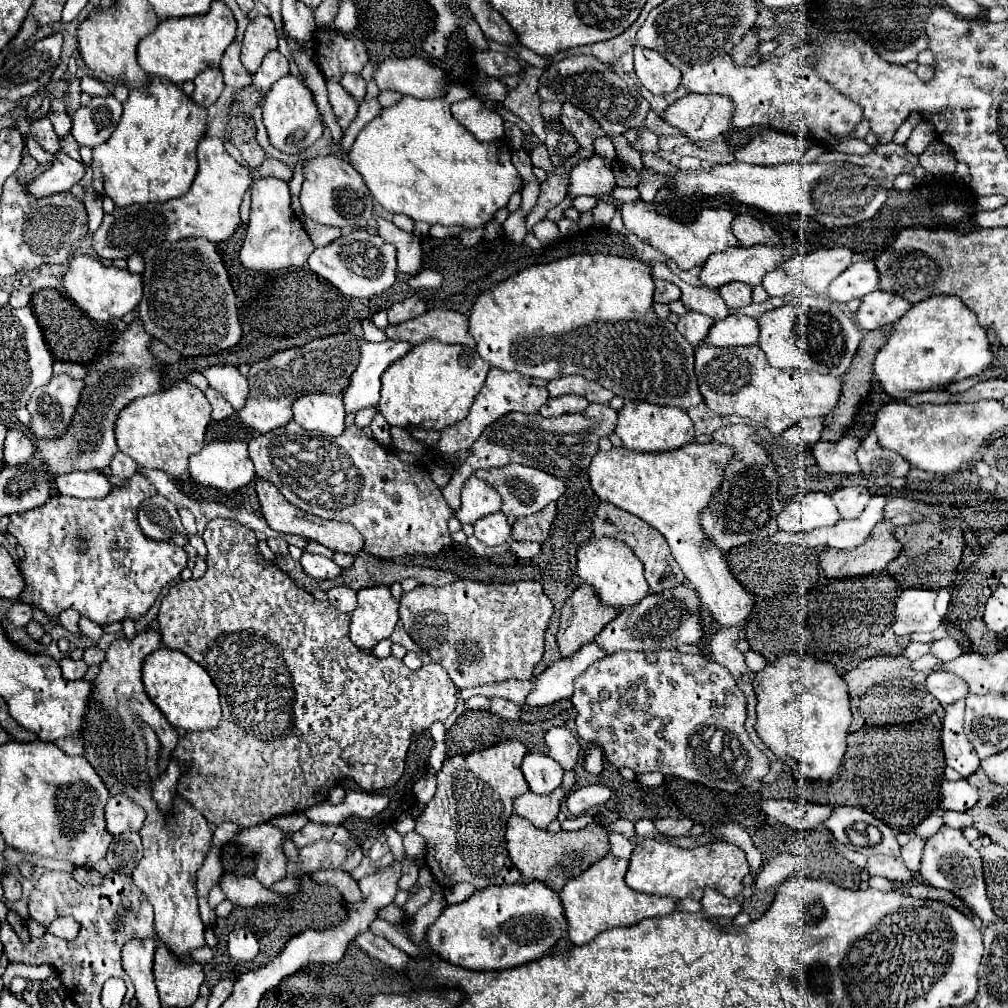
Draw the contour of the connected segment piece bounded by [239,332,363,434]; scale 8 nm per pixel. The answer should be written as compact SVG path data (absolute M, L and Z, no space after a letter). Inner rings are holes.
M339 332L325 338L315 338L303 346L277 352L265 360L259 360L249 370L249 398L245 408L239 410L239 418L245 426L251 426L259 432L271 432L279 426L291 422L291 404L305 394L335 394L349 386L349 376L357 368L357 356L361 348L361 338L353 332Z

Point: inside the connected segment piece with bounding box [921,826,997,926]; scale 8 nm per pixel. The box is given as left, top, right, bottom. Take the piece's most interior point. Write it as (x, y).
(949, 862)

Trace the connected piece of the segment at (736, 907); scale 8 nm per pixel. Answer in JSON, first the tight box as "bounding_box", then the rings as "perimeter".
{"bounding_box":[701,888,741,918],"perimeter":[[[711,888],[705,890],[701,906],[707,918],[733,918],[741,912],[741,904],[735,898],[727,898],[721,892]]]}

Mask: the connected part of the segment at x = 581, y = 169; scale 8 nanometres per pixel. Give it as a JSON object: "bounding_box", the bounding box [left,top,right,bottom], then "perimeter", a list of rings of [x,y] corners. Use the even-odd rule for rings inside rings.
{"bounding_box":[569,156,615,198],"perimeter":[[[601,156],[581,160],[571,170],[569,180],[571,180],[571,186],[569,186],[571,198],[577,198],[581,194],[591,194],[591,192],[611,192],[615,188],[615,178],[613,178],[611,166]]]}

